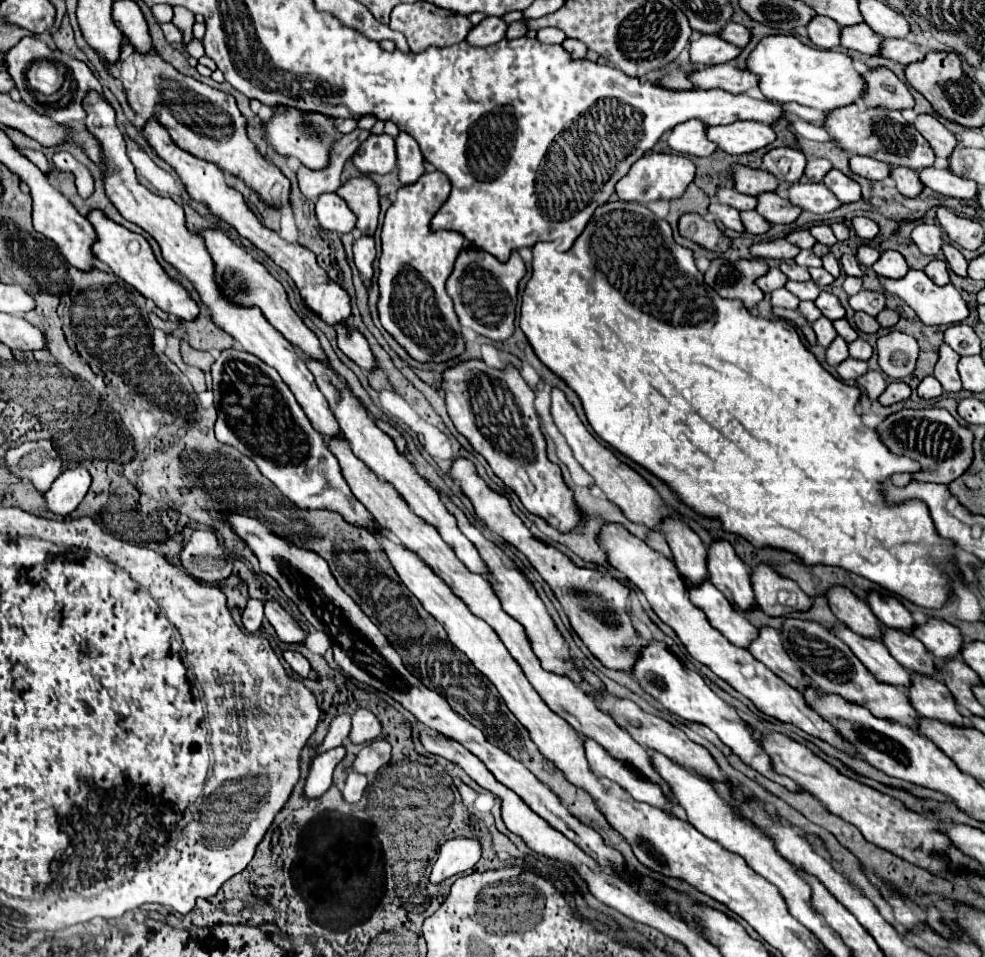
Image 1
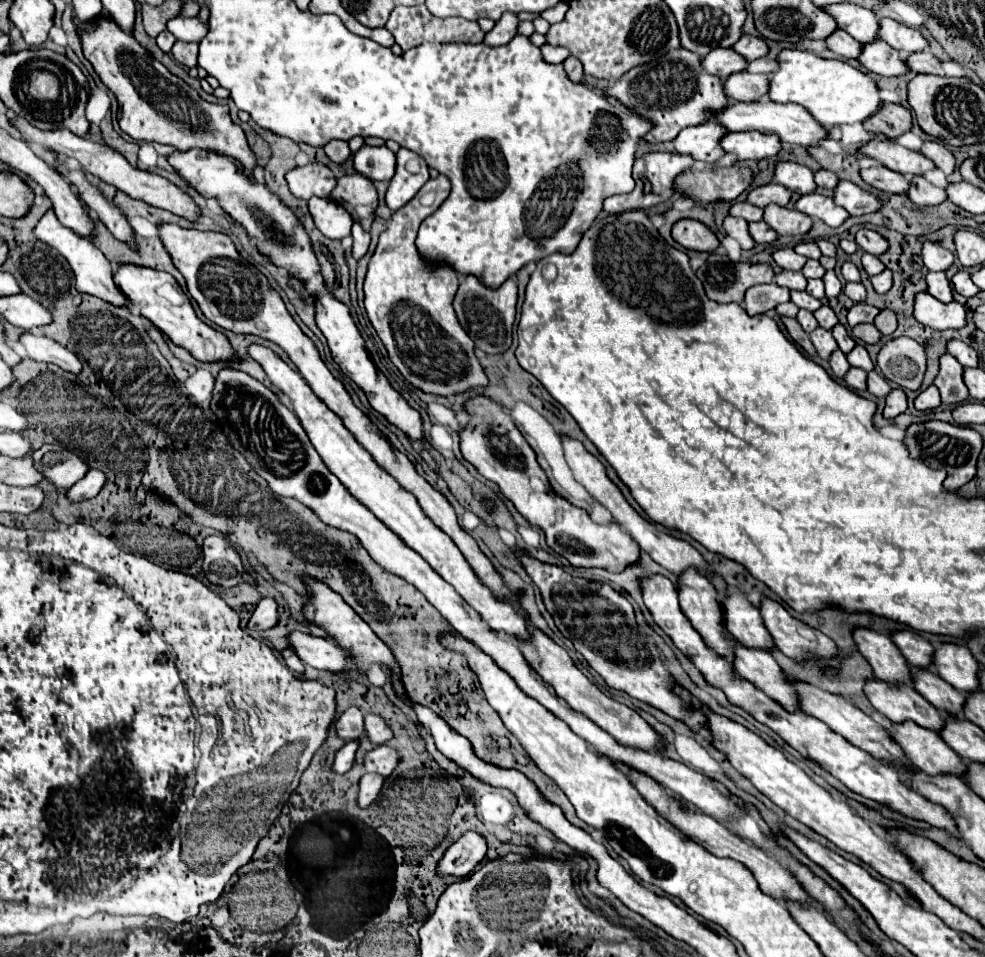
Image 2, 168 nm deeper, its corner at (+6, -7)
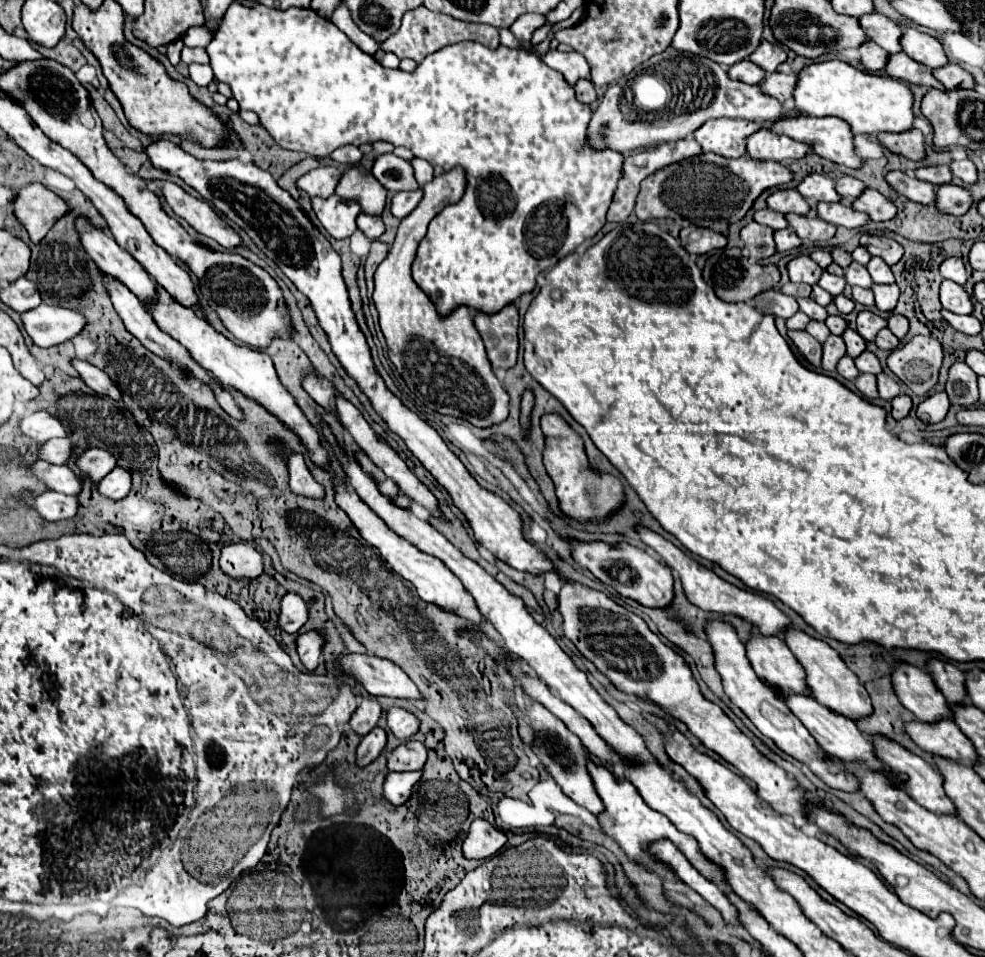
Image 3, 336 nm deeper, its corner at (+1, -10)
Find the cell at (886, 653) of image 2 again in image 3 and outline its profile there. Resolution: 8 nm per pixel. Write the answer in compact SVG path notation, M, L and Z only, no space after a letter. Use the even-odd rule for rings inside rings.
M895 665L893 687L899 701L923 723L953 719L953 707L945 701L933 679L913 665Z

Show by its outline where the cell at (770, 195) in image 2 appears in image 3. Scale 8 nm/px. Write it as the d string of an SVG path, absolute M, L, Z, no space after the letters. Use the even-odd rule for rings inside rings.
M781 189L781 191L775 191L769 199L767 199L767 205L771 211L779 211L779 213L801 213L801 215L807 215L809 213L809 203L805 201L805 197L795 191L795 189Z

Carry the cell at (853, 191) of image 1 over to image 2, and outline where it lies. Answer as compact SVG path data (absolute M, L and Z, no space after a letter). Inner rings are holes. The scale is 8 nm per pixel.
M840 182L834 188L834 202L838 206L846 208L848 214L852 214L852 216L862 216L862 214L868 214L868 212L876 212L878 206L880 206L880 202L872 194L860 190L852 182Z

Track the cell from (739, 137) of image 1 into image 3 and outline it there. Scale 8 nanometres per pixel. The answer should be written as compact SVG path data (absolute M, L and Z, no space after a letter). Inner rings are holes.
M761 129L747 139L747 153L753 159L781 163L781 161L795 161L795 159L805 157L807 153L811 153L811 147L809 143L793 141L787 135L781 135L769 129Z

